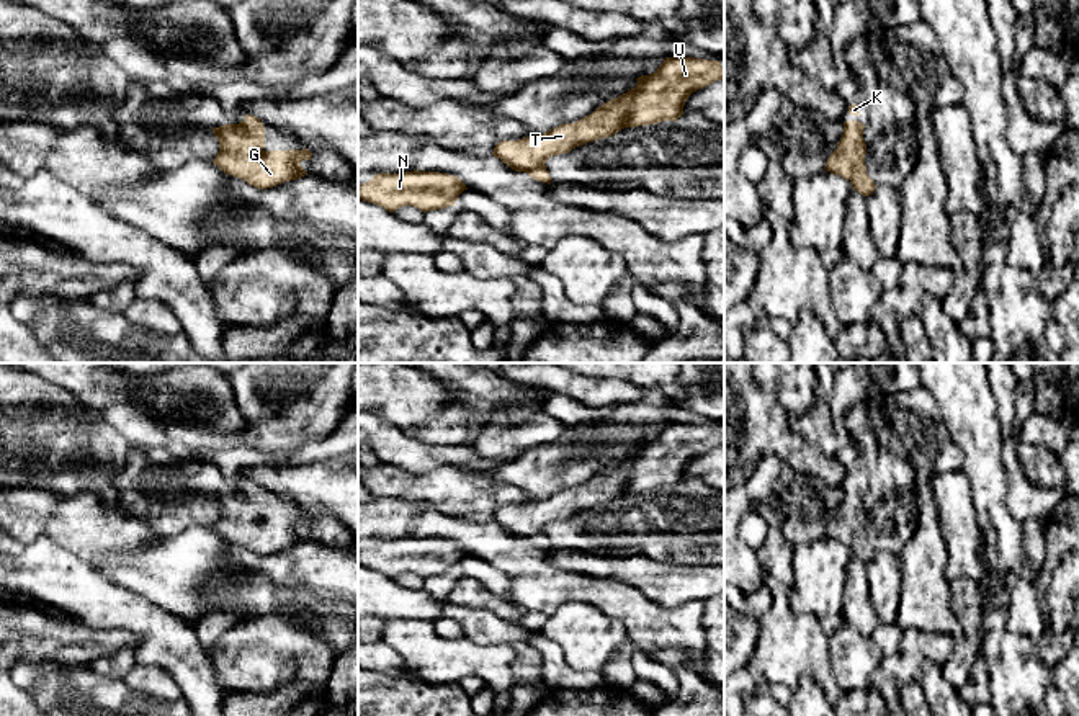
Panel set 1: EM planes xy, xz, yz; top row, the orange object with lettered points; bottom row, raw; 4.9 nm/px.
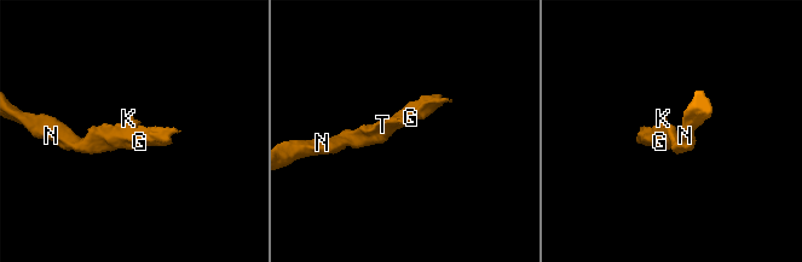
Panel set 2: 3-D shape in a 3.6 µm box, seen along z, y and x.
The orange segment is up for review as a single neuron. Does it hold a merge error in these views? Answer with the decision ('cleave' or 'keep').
keep

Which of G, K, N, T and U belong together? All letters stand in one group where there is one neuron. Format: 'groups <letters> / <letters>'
groups G K N T U

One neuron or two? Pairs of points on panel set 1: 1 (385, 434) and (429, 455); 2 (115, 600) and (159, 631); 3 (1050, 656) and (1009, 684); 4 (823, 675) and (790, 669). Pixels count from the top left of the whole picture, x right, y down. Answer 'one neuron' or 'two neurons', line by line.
1: one neuron
2: one neuron
3: two neurons
4: one neuron

